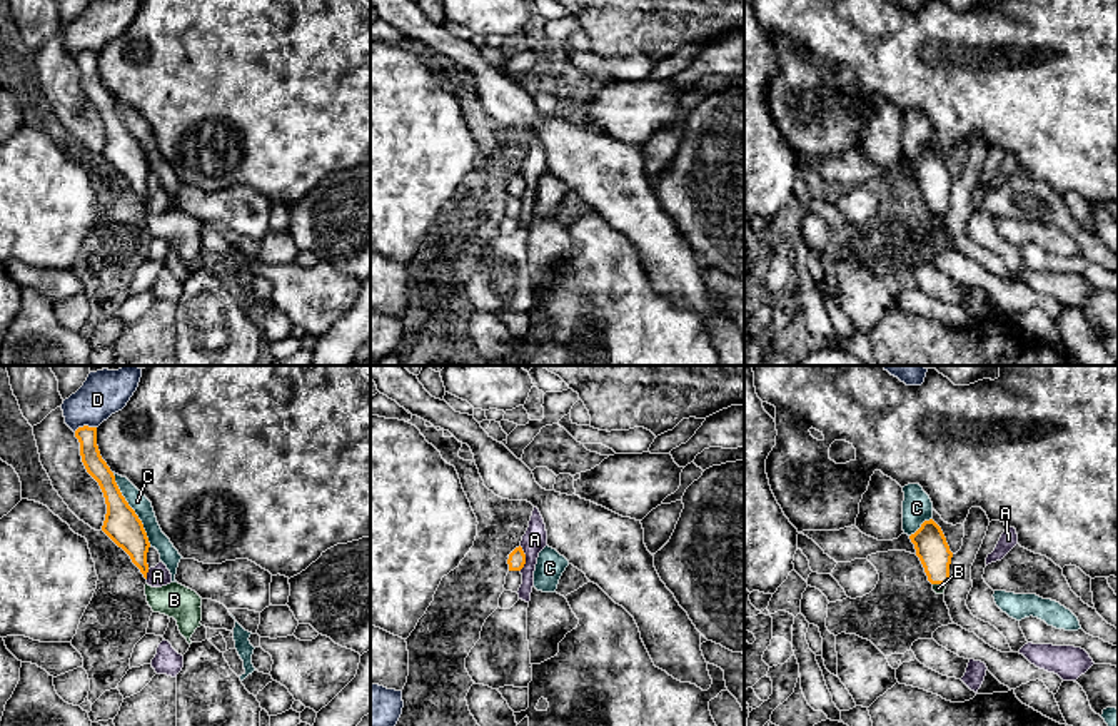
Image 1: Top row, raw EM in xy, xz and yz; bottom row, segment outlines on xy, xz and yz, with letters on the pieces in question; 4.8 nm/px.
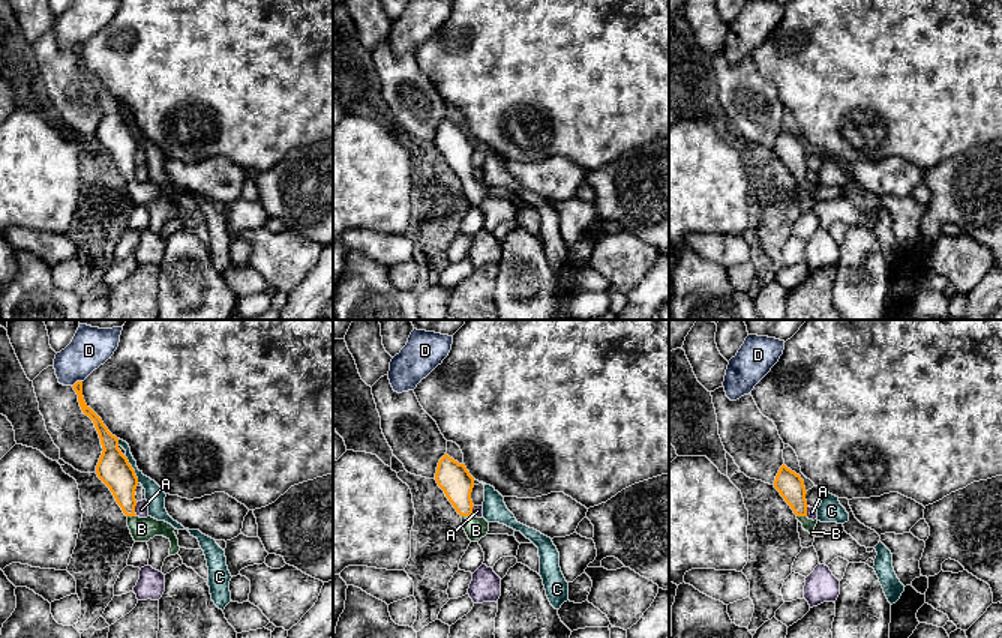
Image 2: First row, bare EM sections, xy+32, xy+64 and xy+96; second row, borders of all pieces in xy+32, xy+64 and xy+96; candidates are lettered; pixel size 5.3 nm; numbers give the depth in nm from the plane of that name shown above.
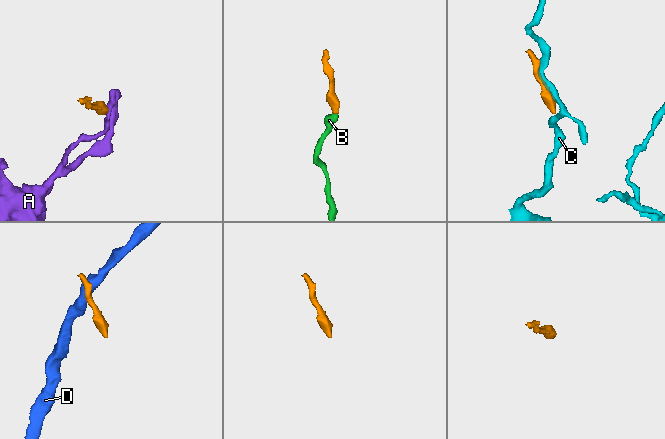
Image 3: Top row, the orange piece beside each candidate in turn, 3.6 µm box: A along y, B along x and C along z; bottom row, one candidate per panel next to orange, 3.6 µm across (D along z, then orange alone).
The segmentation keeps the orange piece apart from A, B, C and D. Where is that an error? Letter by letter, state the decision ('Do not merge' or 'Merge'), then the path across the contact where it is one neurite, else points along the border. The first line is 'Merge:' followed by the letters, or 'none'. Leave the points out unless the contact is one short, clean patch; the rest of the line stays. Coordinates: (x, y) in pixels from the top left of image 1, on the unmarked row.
Merge: B
A: Do not merge. Boundary: xz (519, 172), (524, 181), (524, 192), (521, 196)
B: Merge
C: Do not merge
D: Do not merge. Boundary: xy (95, 52), (79, 52), (74, 57)

